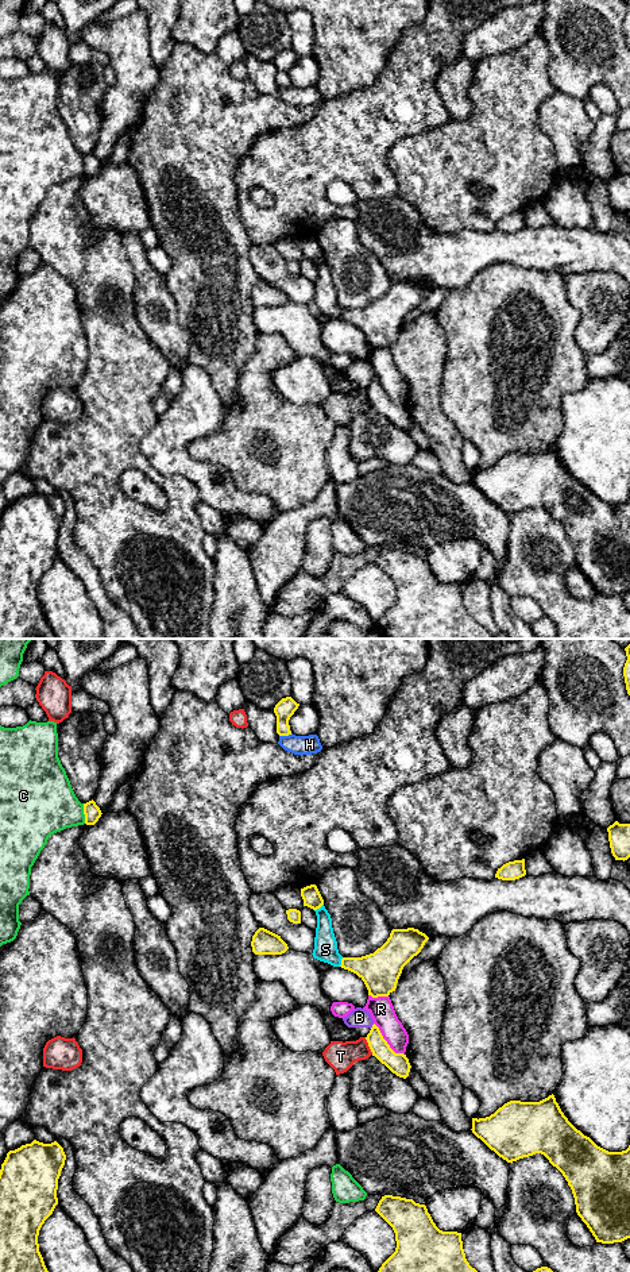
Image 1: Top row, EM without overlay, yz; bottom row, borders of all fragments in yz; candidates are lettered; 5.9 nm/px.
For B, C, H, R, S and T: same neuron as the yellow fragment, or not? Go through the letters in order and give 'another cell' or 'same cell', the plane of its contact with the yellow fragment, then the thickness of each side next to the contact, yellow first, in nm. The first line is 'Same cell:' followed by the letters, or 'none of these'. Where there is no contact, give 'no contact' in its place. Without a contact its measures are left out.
Same cell: S
B: another cell | yz | 110/120 nm
C: another cell | yz | 100/380 nm
H: another cell | yz | 110/110 nm
R: another cell | yz | 120/140 nm
S: same cell | yz | 110/140 nm
T: another cell | yz | 120/170 nm

